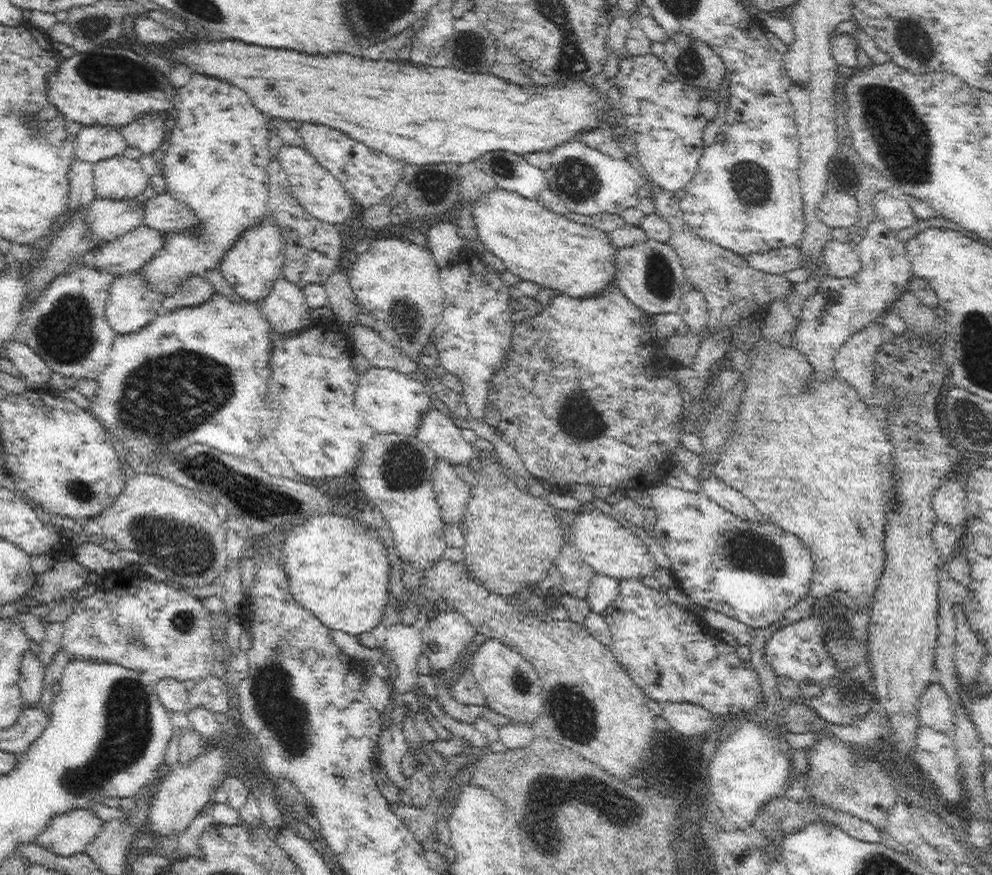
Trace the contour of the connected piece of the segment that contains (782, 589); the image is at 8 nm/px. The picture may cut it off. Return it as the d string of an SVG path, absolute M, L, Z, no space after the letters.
M662 484L650 487L645 494L651 498L651 508L657 513L652 534L673 564L672 573L677 587L692 602L722 612L752 630L775 624L790 608L808 596L813 577L812 561L810 551L798 538L772 523L746 523L722 509L703 492L695 493Z

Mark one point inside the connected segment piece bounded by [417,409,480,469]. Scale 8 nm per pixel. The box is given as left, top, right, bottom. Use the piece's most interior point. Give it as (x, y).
(438, 431)

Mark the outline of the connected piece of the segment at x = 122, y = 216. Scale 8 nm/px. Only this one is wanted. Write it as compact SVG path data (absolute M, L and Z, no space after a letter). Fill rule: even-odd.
M150 193L132 198L106 198L96 195L87 218L95 242L99 239L113 241L144 225L149 195Z

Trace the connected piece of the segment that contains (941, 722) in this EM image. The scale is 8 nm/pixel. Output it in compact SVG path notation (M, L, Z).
M934 683L920 699L920 714L936 714L936 716L919 716L922 724L929 726L939 733L950 733L955 727L956 705L952 695L944 694L940 683Z

